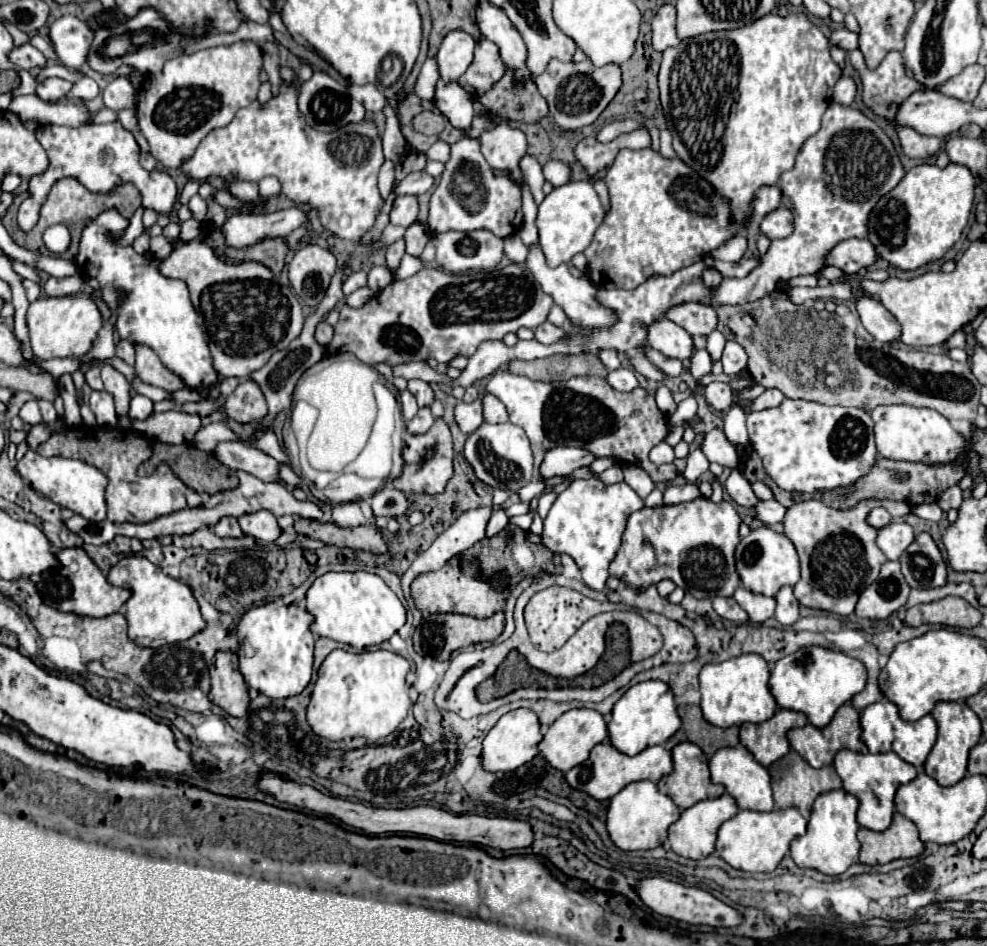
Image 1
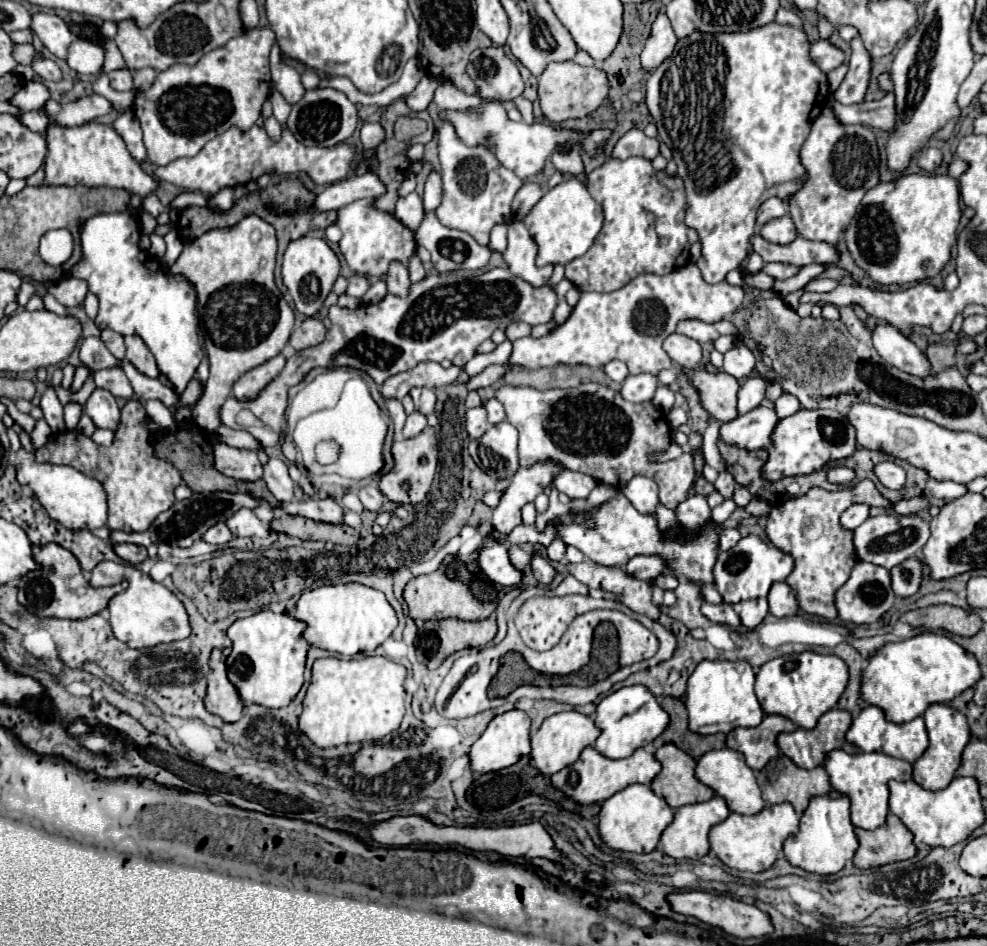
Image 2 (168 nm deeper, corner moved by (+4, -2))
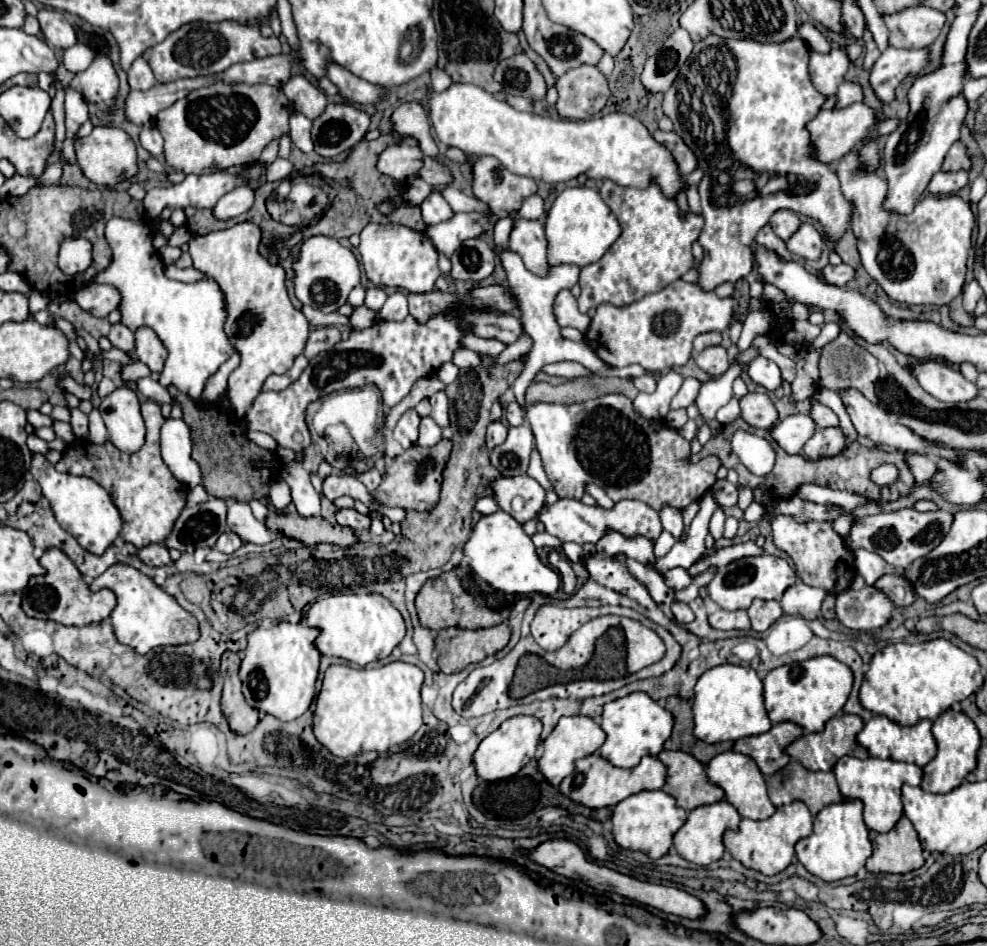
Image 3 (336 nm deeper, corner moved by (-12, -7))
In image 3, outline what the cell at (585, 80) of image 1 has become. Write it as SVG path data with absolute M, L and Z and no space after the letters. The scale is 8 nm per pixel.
M582 65L578 69L568 69L556 81L558 115L564 119L592 119L598 115L608 97L608 81L606 77L590 65Z

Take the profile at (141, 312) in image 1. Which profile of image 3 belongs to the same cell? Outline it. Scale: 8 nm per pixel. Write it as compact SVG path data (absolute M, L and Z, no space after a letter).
M114 217L106 223L106 241L112 249L112 263L100 271L94 281L116 287L122 295L122 325L130 331L150 327L168 349L168 361L158 377L160 385L174 385L190 399L200 403L206 379L234 353L224 333L224 295L216 281L182 283L164 275L160 253L152 245L154 229L148 221L130 221Z

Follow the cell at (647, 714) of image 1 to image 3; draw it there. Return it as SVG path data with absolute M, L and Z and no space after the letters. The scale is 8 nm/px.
M644 691L630 693L622 699L604 705L602 729L606 731L608 737L600 747L600 753L616 767L626 767L626 769L636 767L644 755L658 755L664 749L664 743L670 737L672 727L674 727L674 717L668 709L664 709Z

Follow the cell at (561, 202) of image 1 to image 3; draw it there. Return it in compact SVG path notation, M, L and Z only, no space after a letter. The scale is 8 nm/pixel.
M568 187L556 197L554 205L548 211L546 237L550 265L572 263L578 267L586 267L590 263L596 263L620 237L620 223L596 189Z

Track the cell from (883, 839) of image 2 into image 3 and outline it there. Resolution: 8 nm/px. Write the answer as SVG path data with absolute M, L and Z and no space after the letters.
M902 817L892 831L870 831L870 835L874 845L872 857L866 861L870 873L908 873L924 865L918 833L906 817Z

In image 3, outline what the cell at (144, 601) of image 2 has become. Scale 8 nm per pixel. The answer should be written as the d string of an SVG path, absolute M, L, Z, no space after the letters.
M112 565L100 577L96 577L96 581L92 581L90 589L110 589L116 593L118 603L110 615L114 633L120 643L132 647L140 655L146 655L150 649L160 645L186 645L200 639L198 619L186 609L182 609L178 601L172 595L168 595L162 587L158 587L148 575L140 573L130 565Z

